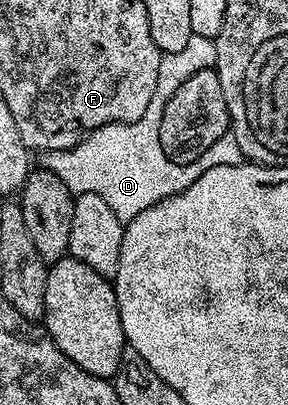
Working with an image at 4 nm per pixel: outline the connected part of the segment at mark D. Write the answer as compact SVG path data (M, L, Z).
M191 35L182 50L161 55L161 66L157 70L157 90L153 90L153 102L149 102L149 110L145 110L141 118L131 124L106 124L88 132L77 146L44 152L41 156L42 167L57 174L57 178L61 178L61 182L65 182L65 186L69 186L75 196L86 192L101 194L101 198L113 206L119 221L124 226L127 225L130 220L137 218L137 214L149 210L149 206L176 196L197 182L201 171L198 163L177 164L165 154L159 141L161 114L185 78L197 74L197 70L214 67L215 41Z

